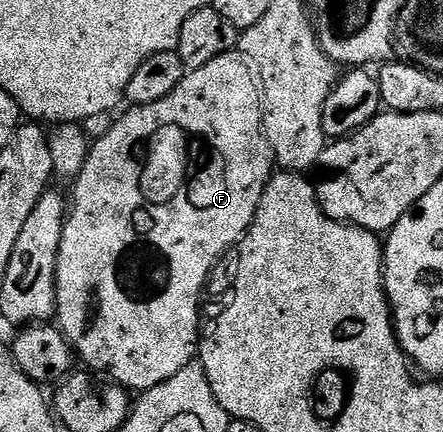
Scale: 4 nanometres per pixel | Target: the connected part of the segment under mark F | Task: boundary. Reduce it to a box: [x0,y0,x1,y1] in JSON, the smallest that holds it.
[56,49,272,392]

